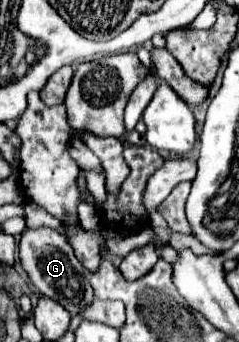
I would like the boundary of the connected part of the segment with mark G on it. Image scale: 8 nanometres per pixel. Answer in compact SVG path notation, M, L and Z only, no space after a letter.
M35 228L35 230L23 230L19 240L19 258L23 270L29 274L31 282L39 288L43 296L49 296L57 300L61 306L65 306L71 314L77 314L81 308L93 302L93 288L89 284L89 272L83 272L83 264L75 258L73 248L69 242L53 228Z

